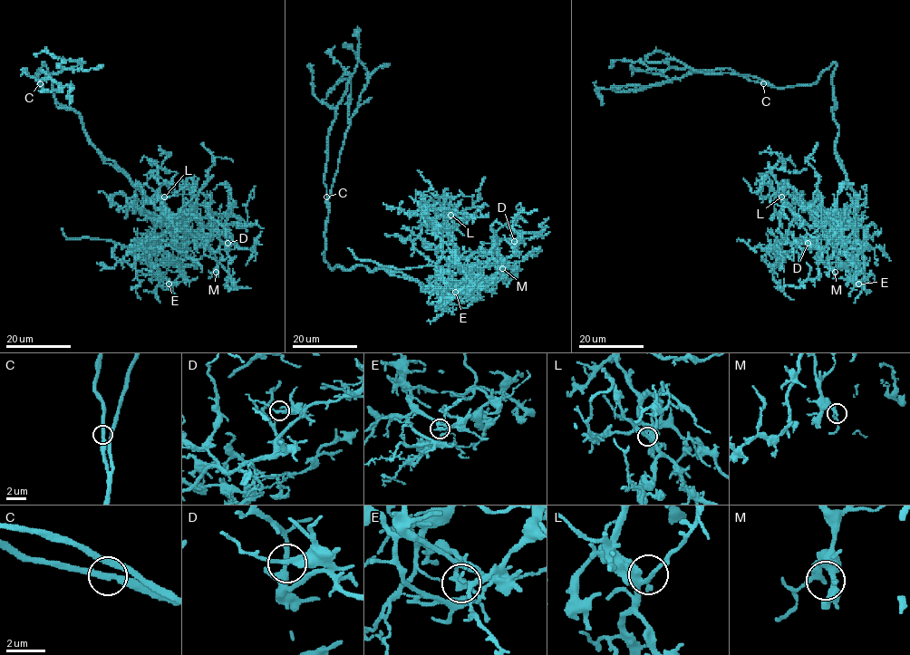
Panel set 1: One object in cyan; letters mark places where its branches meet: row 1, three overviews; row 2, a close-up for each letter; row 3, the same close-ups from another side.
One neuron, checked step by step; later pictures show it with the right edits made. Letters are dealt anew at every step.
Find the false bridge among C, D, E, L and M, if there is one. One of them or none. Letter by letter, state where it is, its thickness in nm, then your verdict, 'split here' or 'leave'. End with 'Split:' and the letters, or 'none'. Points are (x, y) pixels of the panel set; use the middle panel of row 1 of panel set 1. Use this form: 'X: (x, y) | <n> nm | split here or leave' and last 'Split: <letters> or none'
C: (326, 197) | 280 nm | leave
D: (514, 241) | 240 nm | leave
E: (455, 292) | 220 nm | split here
L: (450, 215) | 240 nm | leave
M: (502, 268) | 240 nm | leave
Split: E

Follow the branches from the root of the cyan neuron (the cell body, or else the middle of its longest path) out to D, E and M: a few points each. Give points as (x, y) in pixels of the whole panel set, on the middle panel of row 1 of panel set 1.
D: (372, 272), (399, 270), (427, 289), (433, 277), (478, 286), (479, 269), (510, 256), (520, 243), (514, 241)
E: (372, 272), (399, 270), (441, 294), (440, 286), (429, 284), (449, 286), (455, 292)
M: (372, 272), (399, 270), (428, 289), (433, 277), (478, 286), (479, 269), (491, 260), (503, 262), (502, 268)

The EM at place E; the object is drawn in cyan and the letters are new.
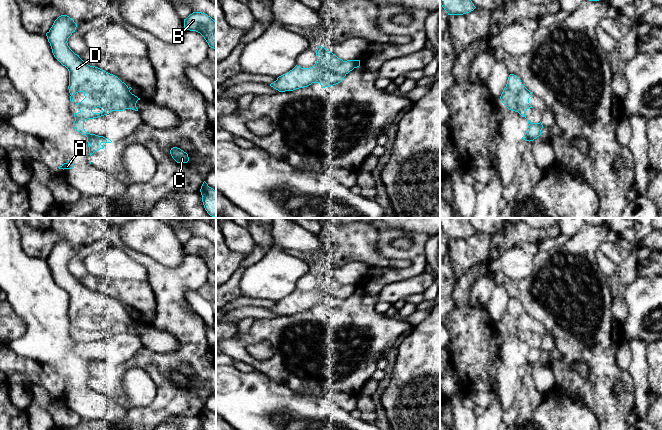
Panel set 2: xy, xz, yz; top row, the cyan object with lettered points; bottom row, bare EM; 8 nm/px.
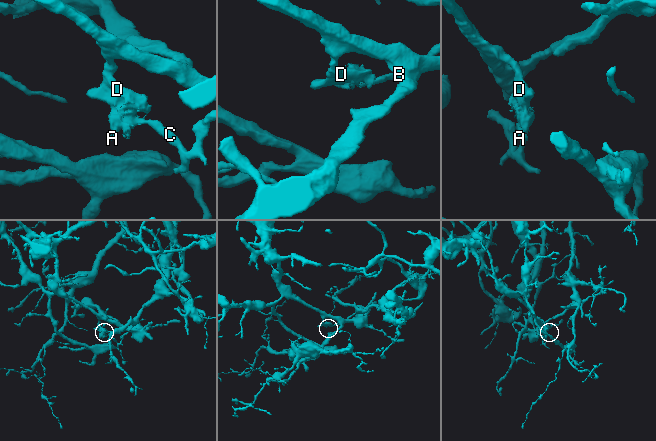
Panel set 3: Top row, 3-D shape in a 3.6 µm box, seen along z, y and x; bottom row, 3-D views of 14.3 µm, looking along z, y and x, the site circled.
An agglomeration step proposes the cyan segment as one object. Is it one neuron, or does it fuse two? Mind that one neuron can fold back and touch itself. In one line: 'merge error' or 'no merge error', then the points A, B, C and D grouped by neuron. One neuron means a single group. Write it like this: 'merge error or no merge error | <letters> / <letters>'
merge error | A C / B D

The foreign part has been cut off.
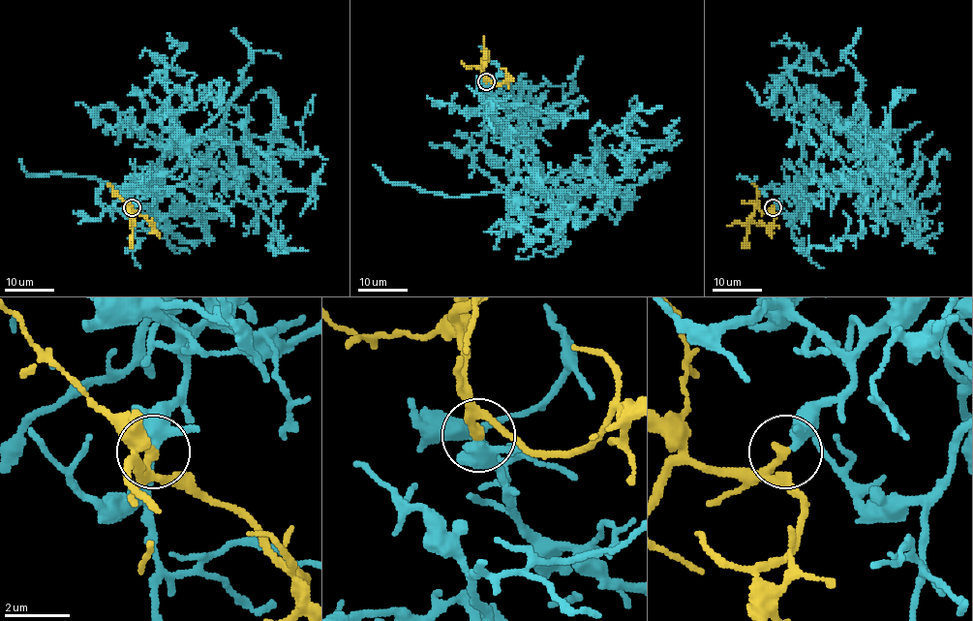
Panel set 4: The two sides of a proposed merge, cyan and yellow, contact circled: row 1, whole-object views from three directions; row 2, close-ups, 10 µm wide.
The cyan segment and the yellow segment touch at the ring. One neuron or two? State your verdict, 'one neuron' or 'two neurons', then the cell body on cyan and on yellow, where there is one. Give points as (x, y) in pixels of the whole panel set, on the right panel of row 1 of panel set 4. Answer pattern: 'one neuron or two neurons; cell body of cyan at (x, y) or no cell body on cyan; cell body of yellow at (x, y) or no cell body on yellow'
one neuron; no cell body on cyan; no cell body on yellow

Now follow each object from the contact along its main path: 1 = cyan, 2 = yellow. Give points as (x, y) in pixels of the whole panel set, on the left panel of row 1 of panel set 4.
1: (132, 206), (139, 180), (163, 183), (154, 171), (213, 163), (274, 201), (280, 245), (268, 247), (308, 251)
2: (132, 207), (129, 211), (133, 218), (133, 247)

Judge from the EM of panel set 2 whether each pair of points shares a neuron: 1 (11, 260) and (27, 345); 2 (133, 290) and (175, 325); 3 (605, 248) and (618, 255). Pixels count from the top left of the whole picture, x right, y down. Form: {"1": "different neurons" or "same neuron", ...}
{"1": "same neuron", "2": "different neurons", "3": "same neuron"}

